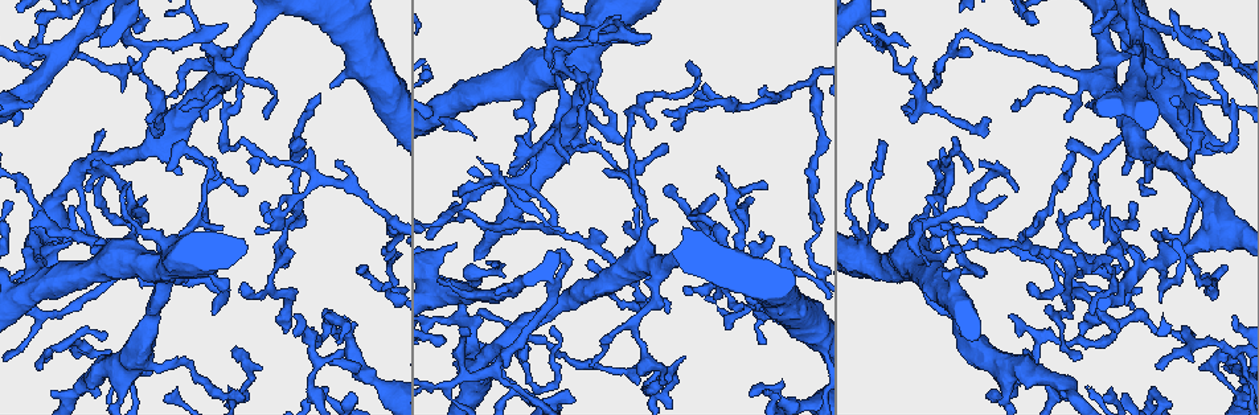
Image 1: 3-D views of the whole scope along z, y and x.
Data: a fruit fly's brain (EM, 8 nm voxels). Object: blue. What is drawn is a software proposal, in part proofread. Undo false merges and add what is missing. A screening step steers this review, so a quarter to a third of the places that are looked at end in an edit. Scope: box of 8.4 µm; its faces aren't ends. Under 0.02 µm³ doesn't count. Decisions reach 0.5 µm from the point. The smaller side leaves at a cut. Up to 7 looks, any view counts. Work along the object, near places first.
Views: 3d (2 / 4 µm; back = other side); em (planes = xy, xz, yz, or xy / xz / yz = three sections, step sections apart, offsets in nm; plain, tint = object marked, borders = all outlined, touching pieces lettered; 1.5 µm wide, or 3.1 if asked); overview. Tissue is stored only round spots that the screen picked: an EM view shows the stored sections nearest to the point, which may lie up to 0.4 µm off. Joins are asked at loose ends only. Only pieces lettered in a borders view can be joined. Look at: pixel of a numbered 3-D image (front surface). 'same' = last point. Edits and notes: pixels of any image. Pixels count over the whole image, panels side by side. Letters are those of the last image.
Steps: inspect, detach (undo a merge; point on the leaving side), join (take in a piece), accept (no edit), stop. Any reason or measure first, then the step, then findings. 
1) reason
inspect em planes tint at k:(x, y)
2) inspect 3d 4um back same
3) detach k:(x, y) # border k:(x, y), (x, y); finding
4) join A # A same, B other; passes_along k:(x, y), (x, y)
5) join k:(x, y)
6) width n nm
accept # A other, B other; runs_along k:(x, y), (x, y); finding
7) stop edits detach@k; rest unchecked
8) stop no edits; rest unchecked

a fork
inspect 3d 2um at 1:(524, 178)

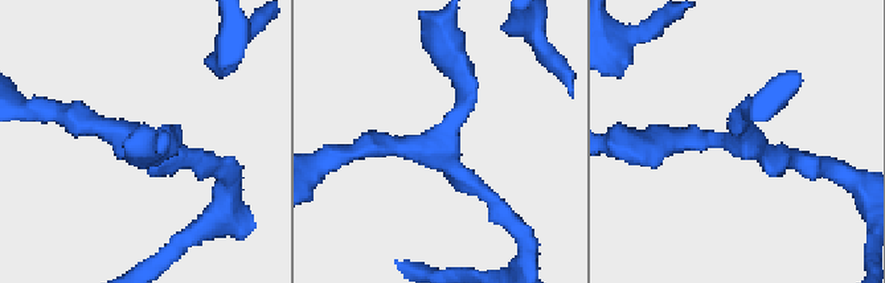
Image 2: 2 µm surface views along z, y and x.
inspect em yz step 4 tint at 2:(739, 139)

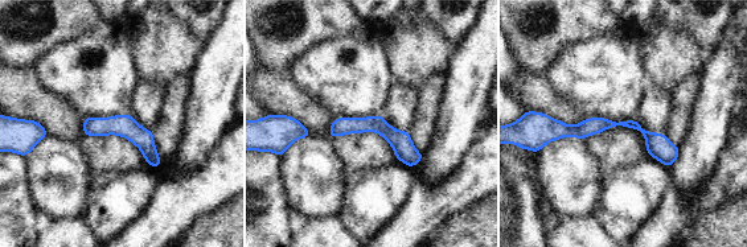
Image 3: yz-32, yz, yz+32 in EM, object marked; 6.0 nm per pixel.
another direction
inspect em planes borders same

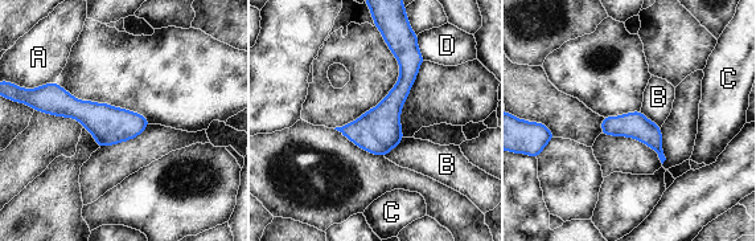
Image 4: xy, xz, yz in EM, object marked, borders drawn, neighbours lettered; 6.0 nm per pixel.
longest_contact B 170 nm
accept # A other, B other, C other, D other; border 4:(640, 110), (660, 127); continuous, no second neuron

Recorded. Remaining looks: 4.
free end
inspect em planes borders at 1:(881, 22)

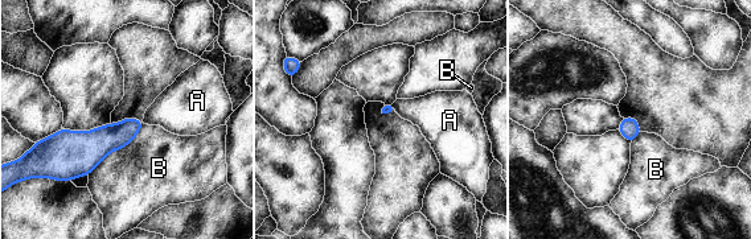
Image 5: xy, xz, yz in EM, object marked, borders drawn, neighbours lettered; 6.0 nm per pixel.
accept # A other, B other; border 5:(392, 103), (395, 110); no lettered piece goes on from it

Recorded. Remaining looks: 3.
inspect em planes tint at 1:(885, 42)

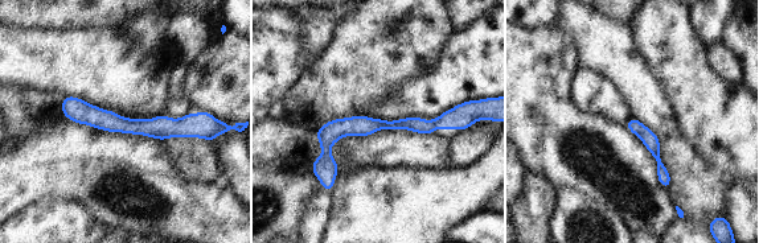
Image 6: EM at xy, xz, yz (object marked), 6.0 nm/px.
inspect em planes borders same

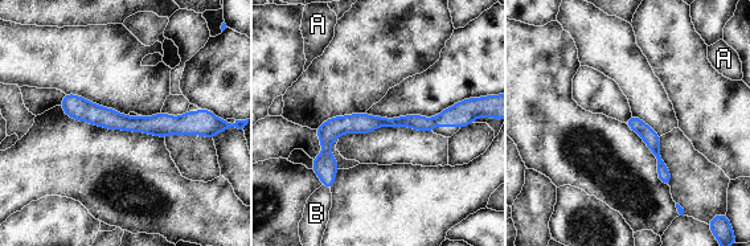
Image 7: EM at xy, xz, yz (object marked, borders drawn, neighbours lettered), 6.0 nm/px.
accept # A other, B other; border 7:(322, 184), (330, 189); continuous, no second neuron

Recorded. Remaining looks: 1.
stop no edits; rest unchecked

